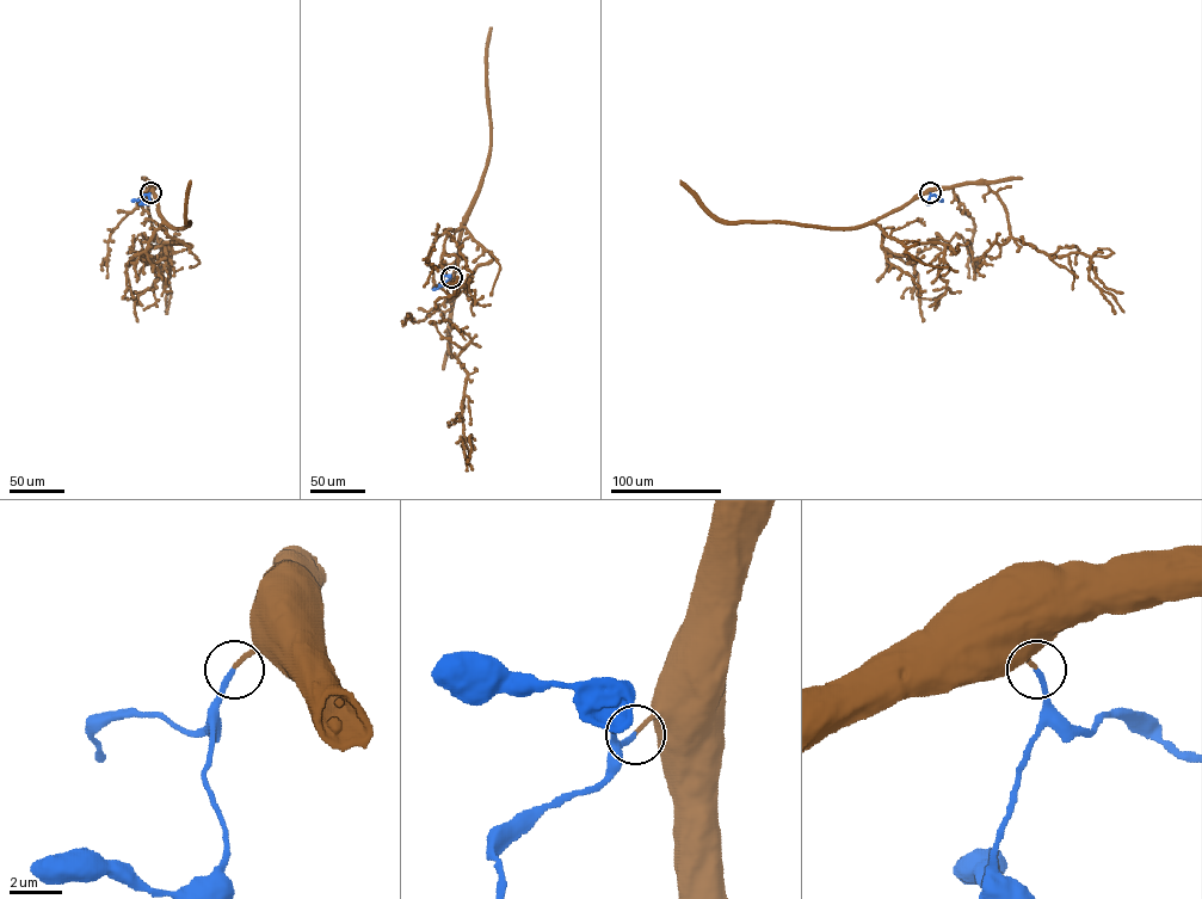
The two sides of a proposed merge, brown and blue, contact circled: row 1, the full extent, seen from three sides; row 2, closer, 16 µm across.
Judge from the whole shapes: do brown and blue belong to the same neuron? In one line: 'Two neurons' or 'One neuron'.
One neuron

